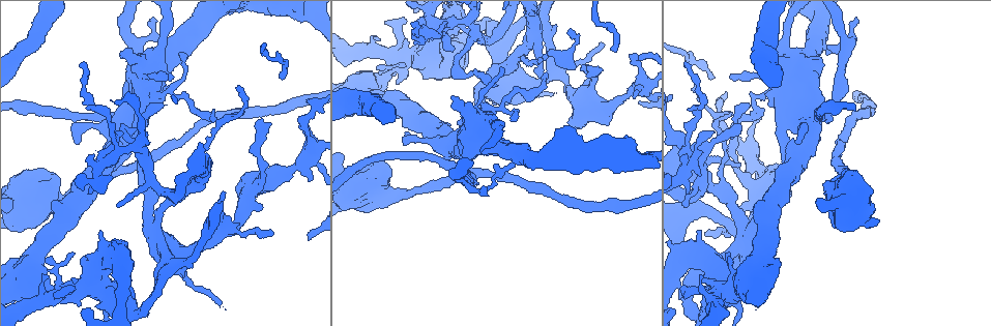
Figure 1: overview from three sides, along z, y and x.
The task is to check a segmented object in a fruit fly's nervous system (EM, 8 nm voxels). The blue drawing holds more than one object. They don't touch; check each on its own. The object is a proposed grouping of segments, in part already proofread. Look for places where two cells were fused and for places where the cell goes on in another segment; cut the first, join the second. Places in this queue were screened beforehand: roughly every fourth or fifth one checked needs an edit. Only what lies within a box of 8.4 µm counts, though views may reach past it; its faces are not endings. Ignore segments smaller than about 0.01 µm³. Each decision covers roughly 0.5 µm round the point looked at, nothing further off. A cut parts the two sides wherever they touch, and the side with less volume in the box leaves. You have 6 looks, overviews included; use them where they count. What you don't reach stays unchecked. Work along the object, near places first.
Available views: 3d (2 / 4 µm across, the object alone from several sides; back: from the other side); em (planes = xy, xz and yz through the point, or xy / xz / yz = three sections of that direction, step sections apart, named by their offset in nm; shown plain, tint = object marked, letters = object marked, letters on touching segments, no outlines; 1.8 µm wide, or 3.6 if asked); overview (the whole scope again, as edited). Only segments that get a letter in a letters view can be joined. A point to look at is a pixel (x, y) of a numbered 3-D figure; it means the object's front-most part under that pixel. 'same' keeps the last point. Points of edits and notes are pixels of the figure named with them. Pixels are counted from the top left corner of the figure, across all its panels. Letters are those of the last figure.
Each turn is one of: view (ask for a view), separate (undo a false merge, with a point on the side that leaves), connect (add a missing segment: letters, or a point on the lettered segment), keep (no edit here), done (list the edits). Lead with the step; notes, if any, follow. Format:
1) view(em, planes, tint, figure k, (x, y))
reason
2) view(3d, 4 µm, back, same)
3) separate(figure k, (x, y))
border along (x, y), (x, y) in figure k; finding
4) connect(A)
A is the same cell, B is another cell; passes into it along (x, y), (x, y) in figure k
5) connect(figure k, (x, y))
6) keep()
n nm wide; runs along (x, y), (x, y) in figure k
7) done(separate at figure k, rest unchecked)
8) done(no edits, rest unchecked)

view(em, xz, step 16, tint, figure 1, (692, 161))
abrupt turn

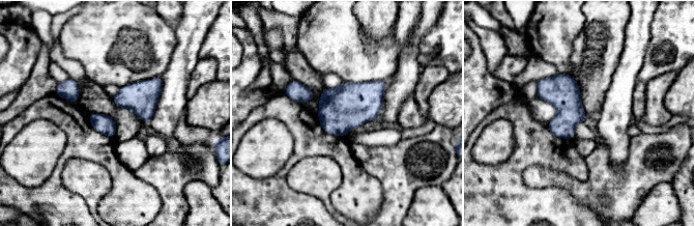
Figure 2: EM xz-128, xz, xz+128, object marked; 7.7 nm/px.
view(em, xz, step 16, letters, same)

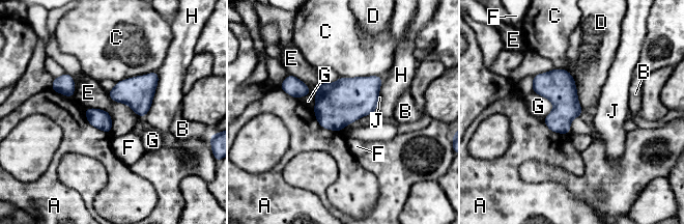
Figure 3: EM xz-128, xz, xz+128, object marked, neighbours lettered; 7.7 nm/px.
keep()
A, B, C, D, E, F, G, H and J are other cells; border along (84, 109), (104, 109), (111, 133) in figure 3; all the same cell

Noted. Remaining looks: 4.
view(em, xy, step 4, tint, figure 1, (151, 231))
four-way junction

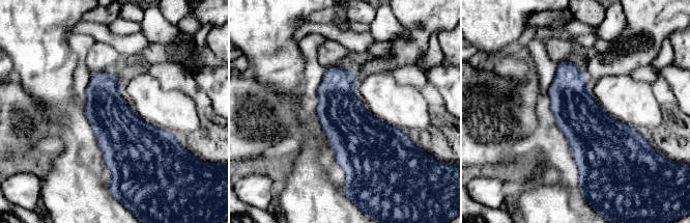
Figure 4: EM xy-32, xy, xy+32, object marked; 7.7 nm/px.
view(em, planes, letters, same)

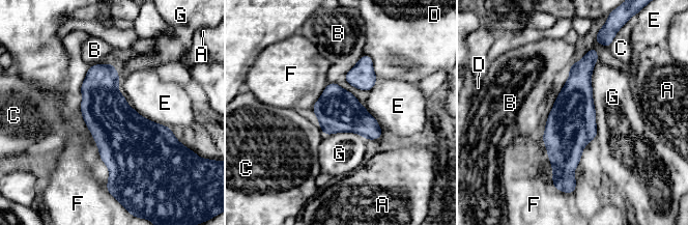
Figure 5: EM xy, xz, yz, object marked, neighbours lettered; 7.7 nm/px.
keep()
340 nm wide; A, B, C, D, E, F and G are other cells; border along (598, 59), (592, 72), (597, 137) in figure 5; one cell here

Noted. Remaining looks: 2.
view(em, planes, letters, figure 1, (550, 95))
branch stops here

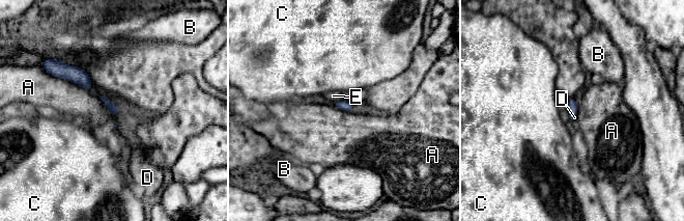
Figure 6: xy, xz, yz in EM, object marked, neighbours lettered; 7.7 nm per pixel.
connect(D)
D is the same cell, A, B, C and E are other cells; passes into it along (113, 109), (116, 113), (126, 127) in figure 6; it goes on there

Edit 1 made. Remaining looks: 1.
done(connect at figure 6, rest unchecked)

